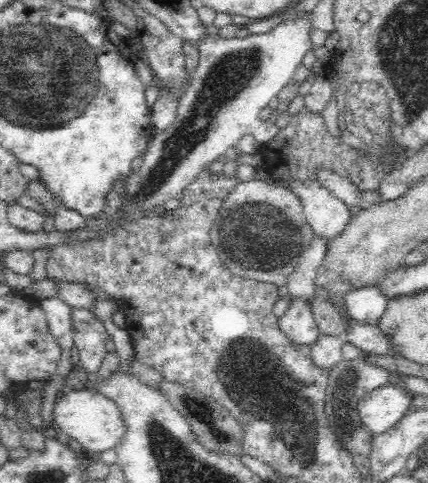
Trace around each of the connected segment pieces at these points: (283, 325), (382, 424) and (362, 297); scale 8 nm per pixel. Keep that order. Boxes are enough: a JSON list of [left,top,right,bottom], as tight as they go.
[[279,296,321,346],[357,382,412,438],[343,285,388,326]]

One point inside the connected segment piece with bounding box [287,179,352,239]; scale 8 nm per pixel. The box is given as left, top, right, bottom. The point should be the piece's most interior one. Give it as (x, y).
(327, 216)

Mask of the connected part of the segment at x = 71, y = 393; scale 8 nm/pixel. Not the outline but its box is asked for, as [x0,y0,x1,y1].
[51,386,126,453]

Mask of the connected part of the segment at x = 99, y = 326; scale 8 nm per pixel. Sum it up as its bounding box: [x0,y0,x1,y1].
[72,308,109,375]

